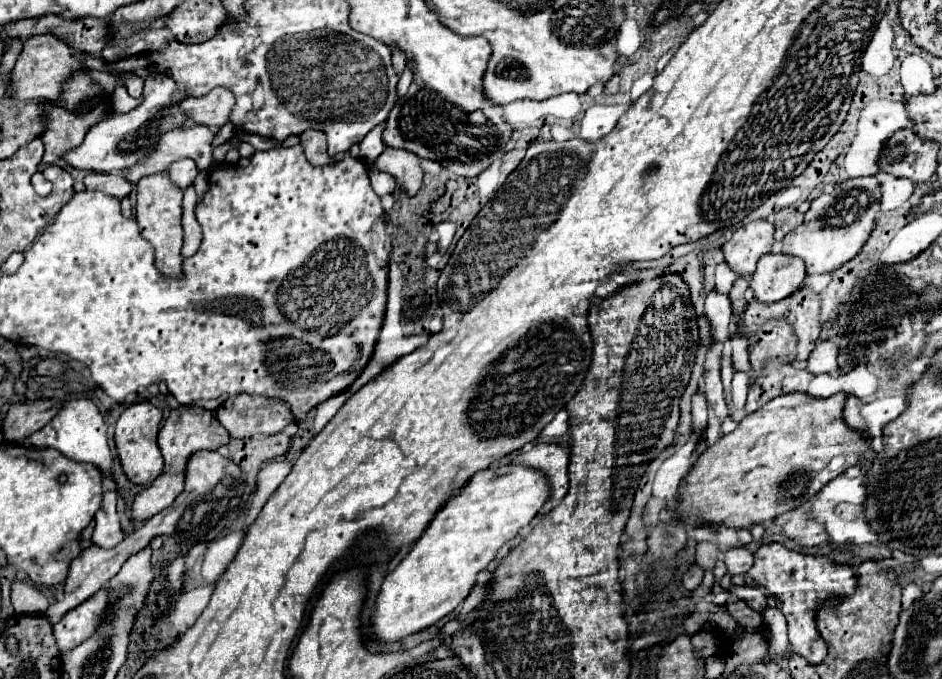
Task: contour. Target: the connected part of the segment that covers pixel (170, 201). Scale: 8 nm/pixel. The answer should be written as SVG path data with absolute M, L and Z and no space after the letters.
M168 169L162 173L154 173L142 177L136 185L138 201L136 201L136 219L140 225L140 233L146 241L150 241L156 249L156 267L164 275L180 275L182 273L182 189L170 181Z

